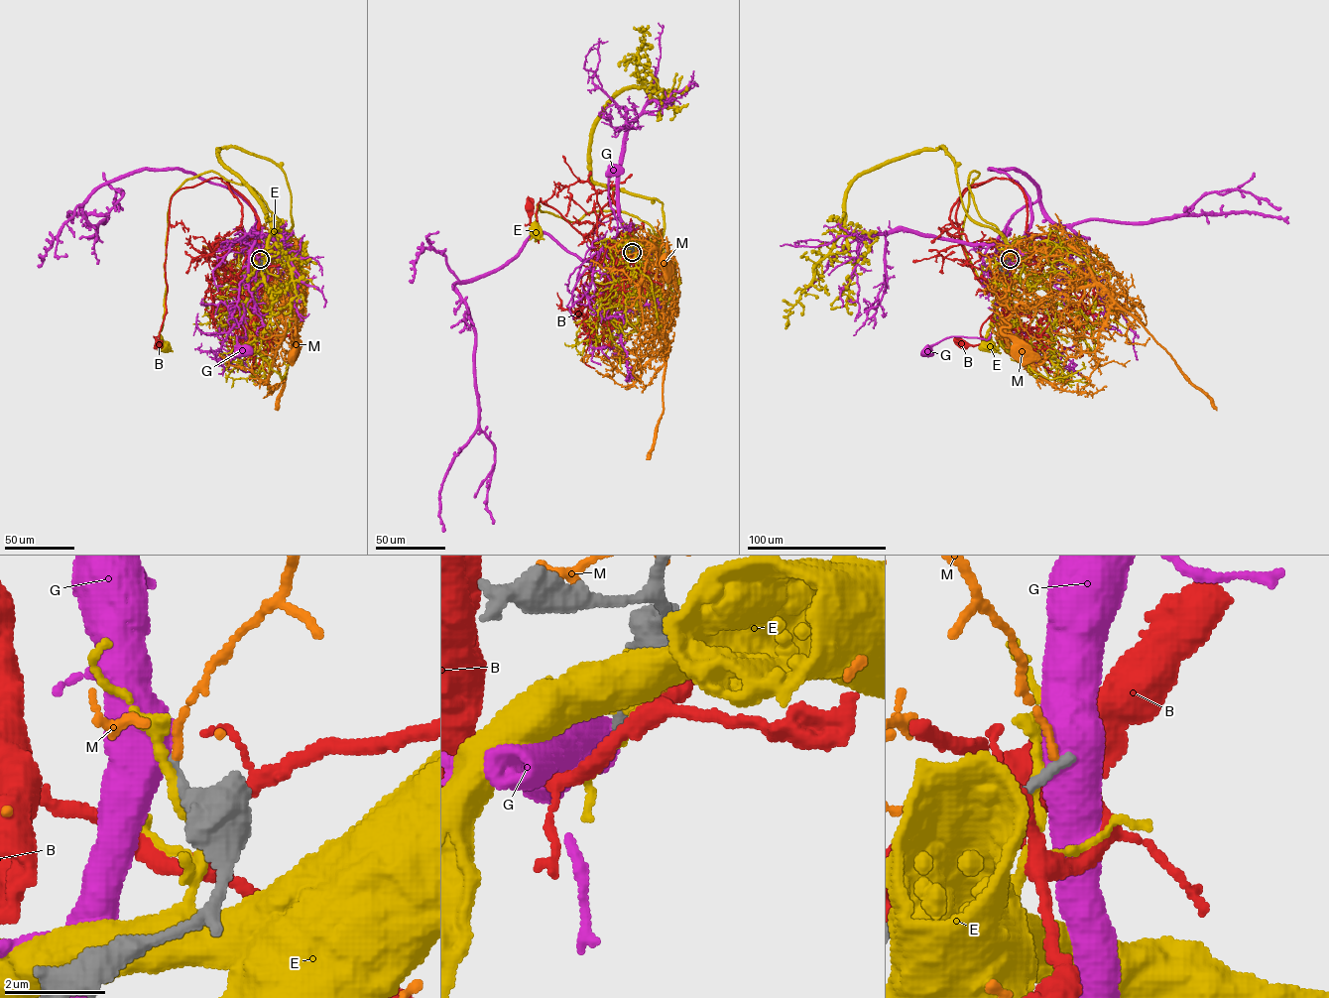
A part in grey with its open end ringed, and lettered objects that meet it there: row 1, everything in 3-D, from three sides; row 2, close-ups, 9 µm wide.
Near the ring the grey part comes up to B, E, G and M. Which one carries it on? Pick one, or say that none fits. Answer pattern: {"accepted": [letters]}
{"accepted": []}

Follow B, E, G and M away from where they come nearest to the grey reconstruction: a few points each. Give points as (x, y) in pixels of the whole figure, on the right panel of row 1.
B: (1008, 261), (1026, 201), (992, 178), (956, 212), (998, 300), (981, 342), (963, 345)
E: (1009, 260), (1003, 236), (975, 205), (973, 171), (962, 244), (998, 300), (991, 345)
G: (1010, 260), (1008, 306), (997, 318), (990, 336), (987, 339), (949, 336), (932, 345), (926, 350), (928, 352)
M: (1009, 260), (1011, 246), (1054, 235), (1082, 257), (1093, 278), (1002, 318), (1010, 326), (1001, 330), (1019, 355)

